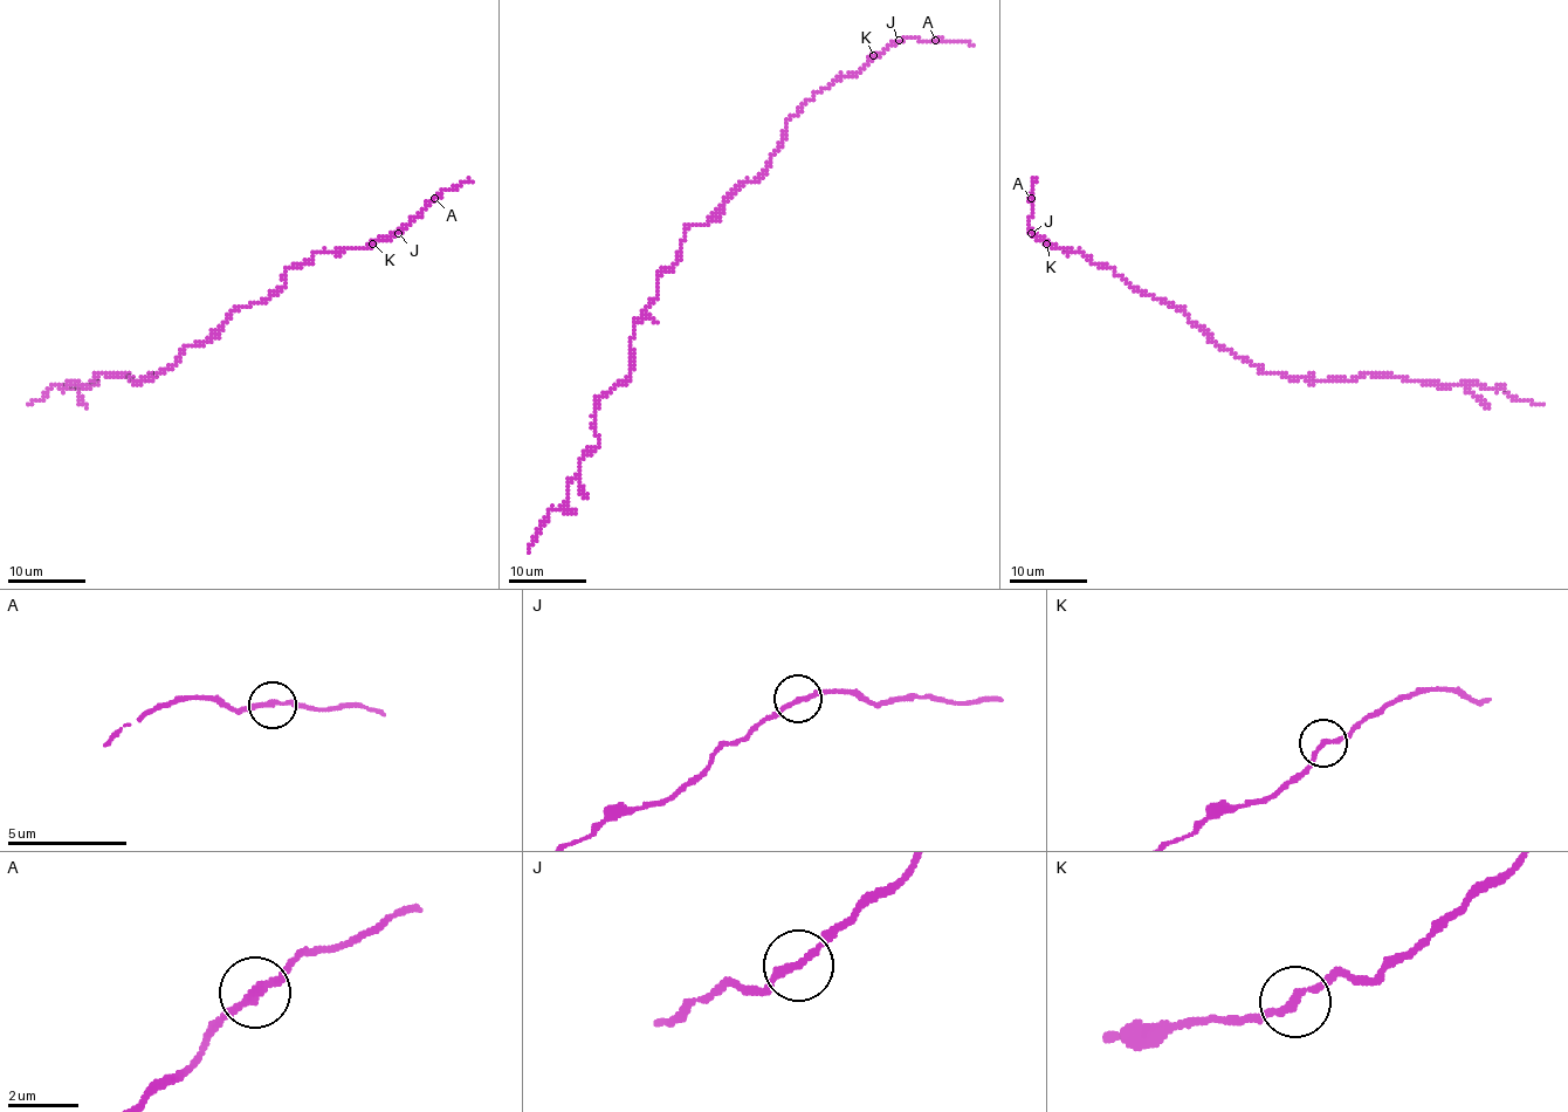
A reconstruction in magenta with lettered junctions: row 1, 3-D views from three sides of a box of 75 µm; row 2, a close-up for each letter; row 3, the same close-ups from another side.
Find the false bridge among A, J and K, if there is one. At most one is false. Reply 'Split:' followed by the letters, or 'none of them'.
Split: none of them

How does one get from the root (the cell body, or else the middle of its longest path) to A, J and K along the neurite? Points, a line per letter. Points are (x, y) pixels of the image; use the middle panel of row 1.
A: (689, 226), (703, 226), (765, 169), (785, 138), (785, 124), (817, 93), (855, 75), (899, 40), (935, 40)
J: (689, 226), (703, 226), (765, 169), (785, 138), (785, 124), (803, 104), (838, 80), (855, 75), (899, 40)
K: (689, 226), (703, 226), (765, 169), (785, 138), (785, 124), (803, 104), (838, 80), (855, 75), (873, 56)

